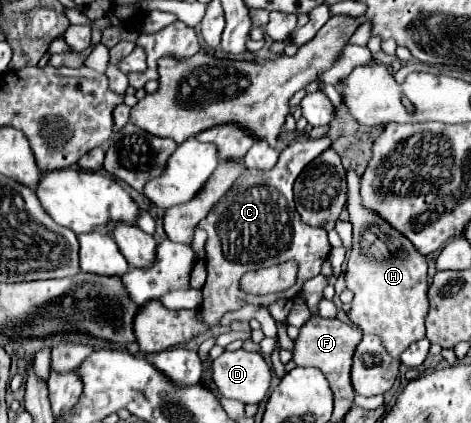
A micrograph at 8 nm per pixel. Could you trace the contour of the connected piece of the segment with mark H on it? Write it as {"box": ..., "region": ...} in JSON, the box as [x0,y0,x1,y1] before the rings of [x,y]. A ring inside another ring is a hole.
{"box":[345,169,429,359],"region":[[[347,169],[347,185],[347,211],[353,225],[353,249],[345,271],[345,283],[355,293],[347,315],[363,333],[375,333],[381,337],[381,343],[389,355],[399,359],[399,355],[413,341],[425,337],[425,315],[429,309],[427,261],[403,233],[397,233],[397,229],[391,229],[385,219],[363,207],[359,193],[361,175],[355,173],[355,169]]]}

